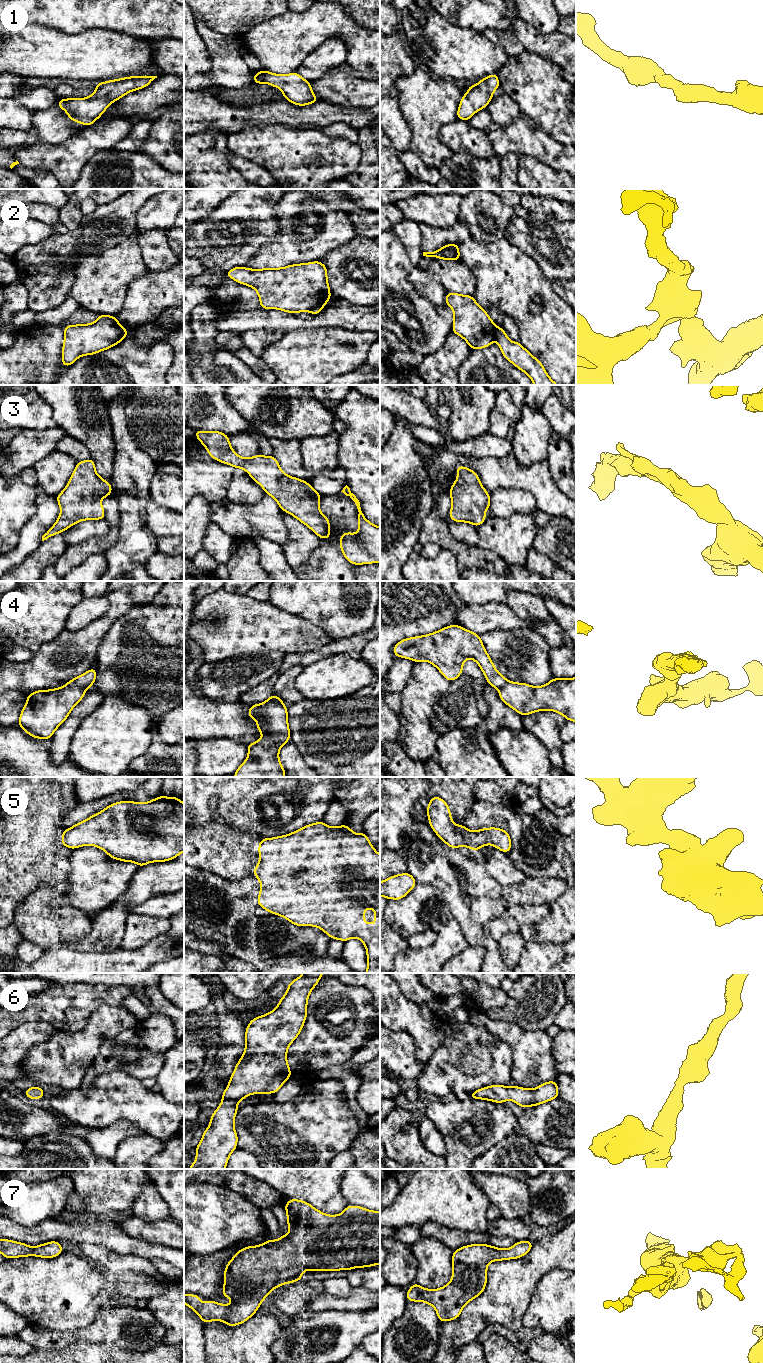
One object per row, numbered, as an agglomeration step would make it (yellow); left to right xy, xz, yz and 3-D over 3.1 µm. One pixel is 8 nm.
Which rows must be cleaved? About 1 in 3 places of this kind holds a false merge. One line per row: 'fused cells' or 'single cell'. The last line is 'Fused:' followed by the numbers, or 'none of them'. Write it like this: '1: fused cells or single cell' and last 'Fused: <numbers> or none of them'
1: single cell
2: fused cells
3: single cell
4: fused cells
5: single cell
6: single cell
7: single cell
Fused: 2, 4

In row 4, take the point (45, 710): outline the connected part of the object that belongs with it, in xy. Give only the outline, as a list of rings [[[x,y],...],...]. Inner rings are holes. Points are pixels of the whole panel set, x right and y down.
[[[66,683],[63,687],[28,694],[18,725],[33,738],[45,741],[67,719],[86,690]]]

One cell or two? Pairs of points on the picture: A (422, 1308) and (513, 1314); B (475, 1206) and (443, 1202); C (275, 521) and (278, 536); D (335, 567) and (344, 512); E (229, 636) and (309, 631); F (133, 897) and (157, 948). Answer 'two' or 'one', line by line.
A: two
B: one
C: one
D: one
E: one
F: two

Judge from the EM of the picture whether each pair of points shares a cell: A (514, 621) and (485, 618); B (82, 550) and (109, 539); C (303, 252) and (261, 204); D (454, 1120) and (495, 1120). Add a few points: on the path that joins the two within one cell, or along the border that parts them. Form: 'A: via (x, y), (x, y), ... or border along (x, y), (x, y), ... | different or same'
A: via (507, 620), (504, 618), (492, 618) | same
B: via (89, 547), (102, 543) | same
C: border along (278, 203), (274, 215), (279, 232), (265, 244) | different
D: via (464, 1119), (469, 1117), (485, 1118) | same

